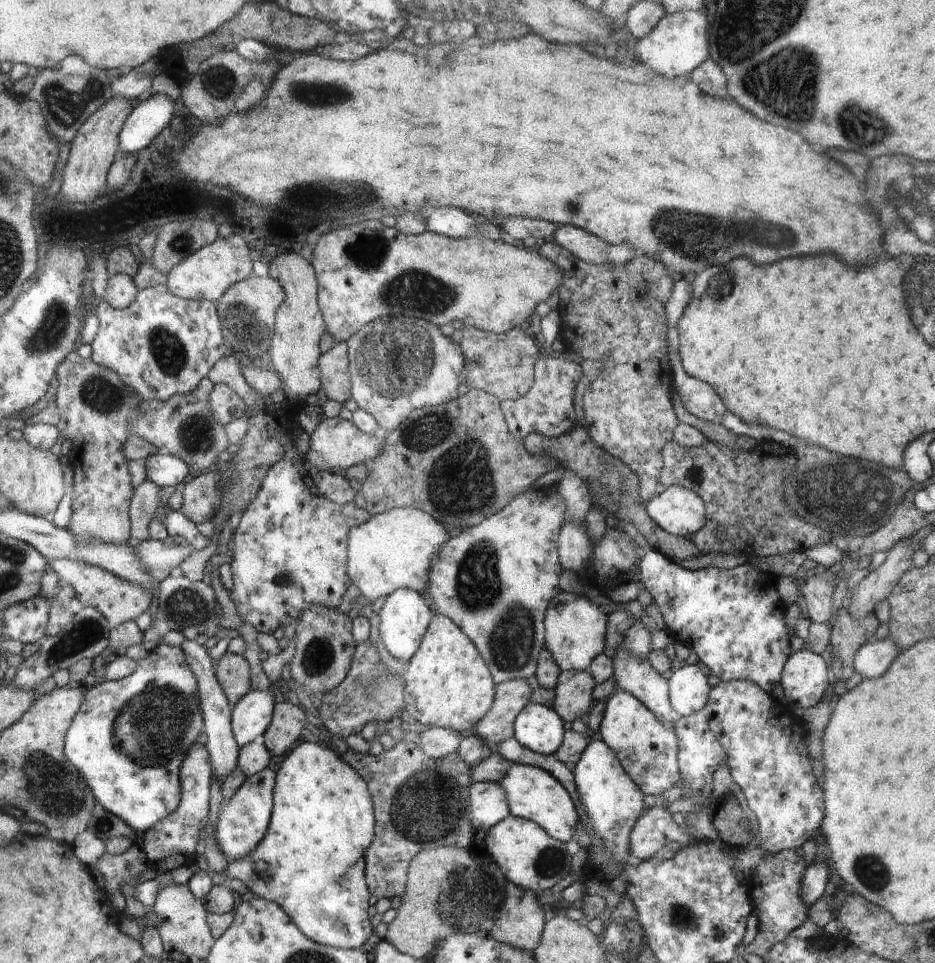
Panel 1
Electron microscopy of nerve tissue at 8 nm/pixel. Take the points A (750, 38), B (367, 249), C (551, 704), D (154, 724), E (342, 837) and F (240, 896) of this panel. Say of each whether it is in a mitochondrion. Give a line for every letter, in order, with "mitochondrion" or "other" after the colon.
A: mitochondrion
B: mitochondrion
C: other
D: mitochondrion
E: other
F: other

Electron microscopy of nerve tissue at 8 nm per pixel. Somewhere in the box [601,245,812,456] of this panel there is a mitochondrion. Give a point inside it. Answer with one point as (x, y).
(722, 286)

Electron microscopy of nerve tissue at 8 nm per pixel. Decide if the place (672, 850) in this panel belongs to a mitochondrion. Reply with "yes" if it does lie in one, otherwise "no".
no

